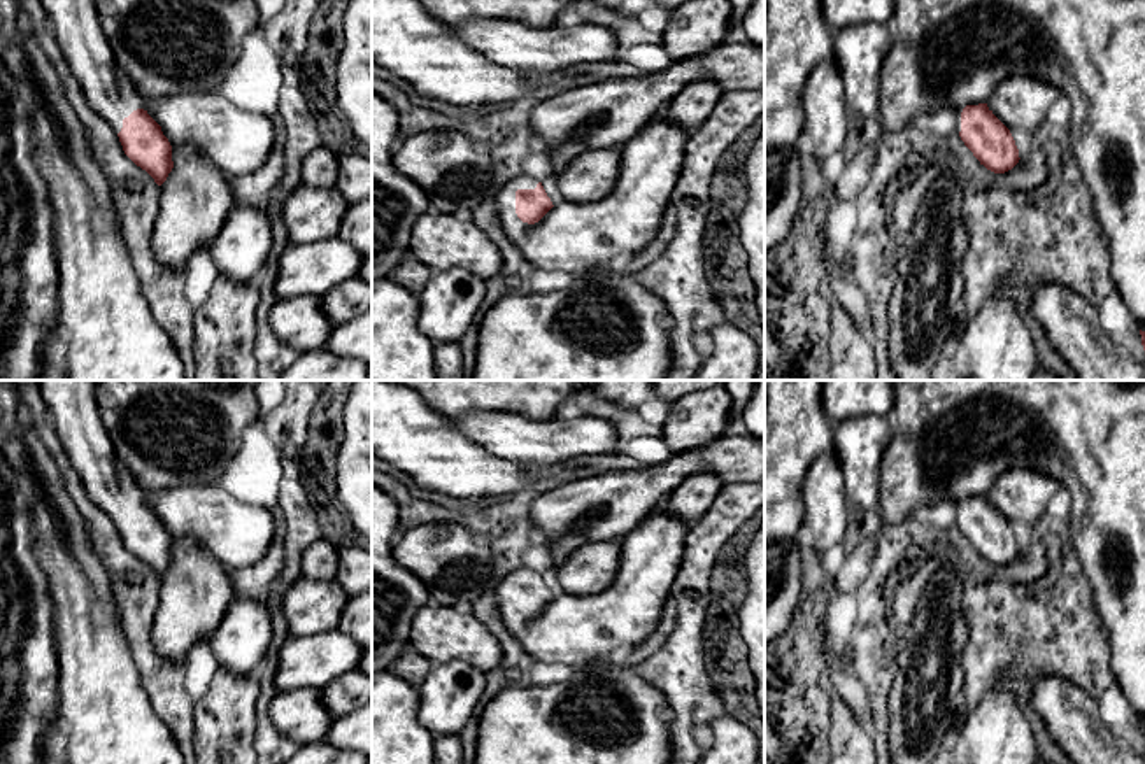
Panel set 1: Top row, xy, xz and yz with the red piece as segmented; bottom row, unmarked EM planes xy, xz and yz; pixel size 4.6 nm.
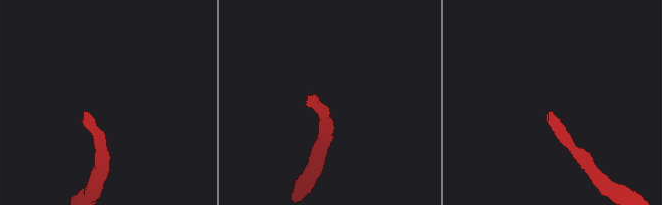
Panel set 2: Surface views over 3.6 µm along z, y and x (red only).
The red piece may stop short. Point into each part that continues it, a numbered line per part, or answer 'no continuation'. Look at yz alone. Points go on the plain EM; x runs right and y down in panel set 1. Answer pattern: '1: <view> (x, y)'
1: yz (1021, 496)

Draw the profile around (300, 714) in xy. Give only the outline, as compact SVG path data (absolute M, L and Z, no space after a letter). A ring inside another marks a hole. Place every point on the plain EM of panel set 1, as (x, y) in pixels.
M310 689L279 690L270 701L268 717L279 732L300 745L323 741L335 720L319 690Z

